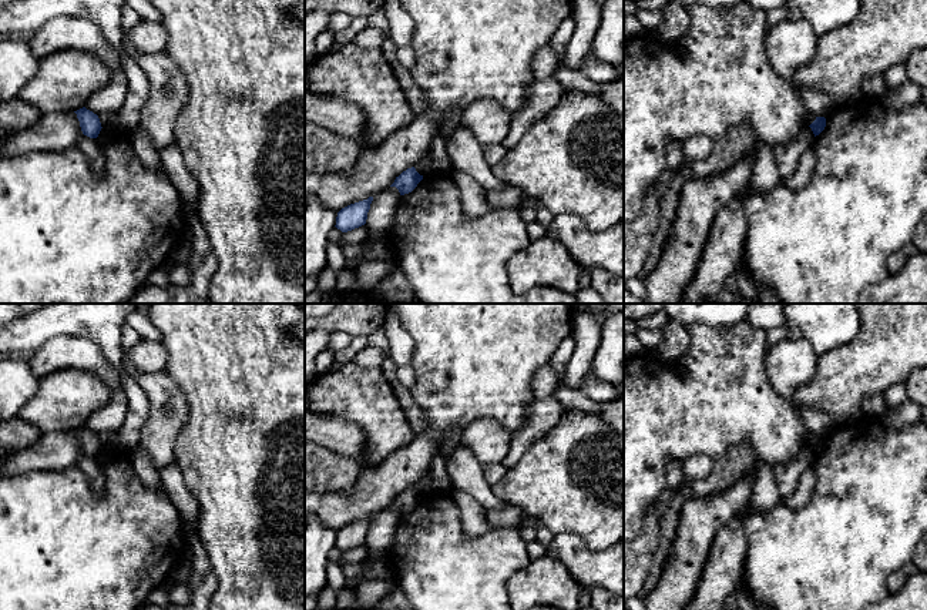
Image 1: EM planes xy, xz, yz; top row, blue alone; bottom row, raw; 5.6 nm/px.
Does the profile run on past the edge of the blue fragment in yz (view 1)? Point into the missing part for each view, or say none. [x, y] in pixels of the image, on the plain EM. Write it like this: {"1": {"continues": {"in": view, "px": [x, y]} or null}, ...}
{"1": {"continues": null}}

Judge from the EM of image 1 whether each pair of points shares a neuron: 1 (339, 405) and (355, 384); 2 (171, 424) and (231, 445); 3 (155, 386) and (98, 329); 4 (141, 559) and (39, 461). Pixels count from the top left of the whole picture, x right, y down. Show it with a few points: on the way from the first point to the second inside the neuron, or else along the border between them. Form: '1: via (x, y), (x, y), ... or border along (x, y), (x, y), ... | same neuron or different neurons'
1: via (341, 399), (351, 389) | same neuron
2: border along (182, 392), (188, 418), (177, 439), (174, 459) | different neurons
3: border along (126, 365), (126, 369), (145, 394), (148, 409) | different neurons
4: border along (76, 465), (67, 469), (32, 469), (16, 476) | different neurons

